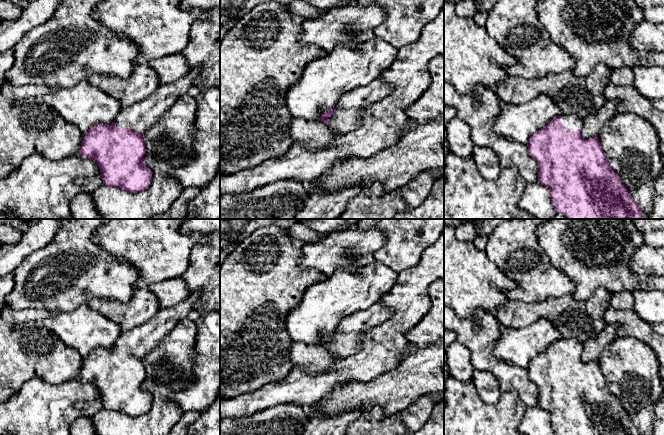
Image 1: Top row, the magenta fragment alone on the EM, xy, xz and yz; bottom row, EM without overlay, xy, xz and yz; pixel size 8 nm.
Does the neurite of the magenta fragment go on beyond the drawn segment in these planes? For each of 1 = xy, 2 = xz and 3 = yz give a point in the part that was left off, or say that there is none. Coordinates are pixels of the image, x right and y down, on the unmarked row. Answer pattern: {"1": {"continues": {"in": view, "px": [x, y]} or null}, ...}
{"1": {"continues": {"in": "xy", "px": [139, 341]}}, "2": {"continues": {"in": "xz", "px": [347, 341]}}, "3": {"continues": {"in": "yz", "px": [572, 345]}}}

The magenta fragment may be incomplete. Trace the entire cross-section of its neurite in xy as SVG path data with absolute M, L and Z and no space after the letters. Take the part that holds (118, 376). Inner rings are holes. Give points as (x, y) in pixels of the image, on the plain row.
M191 293L180 303L160 309L145 323L122 333L112 348L95 348L83 358L78 377L83 382L96 386L101 396L103 409L119 412L130 417L142 416L149 412L152 406L152 395L142 388L146 378L143 359L182 319L197 315L197 312L193 309L193 303L197 298L197 293Z

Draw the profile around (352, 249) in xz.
M353 226L333 232L317 242L302 244L298 265L301 269L312 269L326 275L339 268L355 273L375 260L374 253L385 242L386 237L380 230L361 231Z

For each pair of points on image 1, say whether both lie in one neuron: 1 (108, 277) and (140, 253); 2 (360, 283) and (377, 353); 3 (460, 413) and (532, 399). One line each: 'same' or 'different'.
1: different
2: different
3: different

